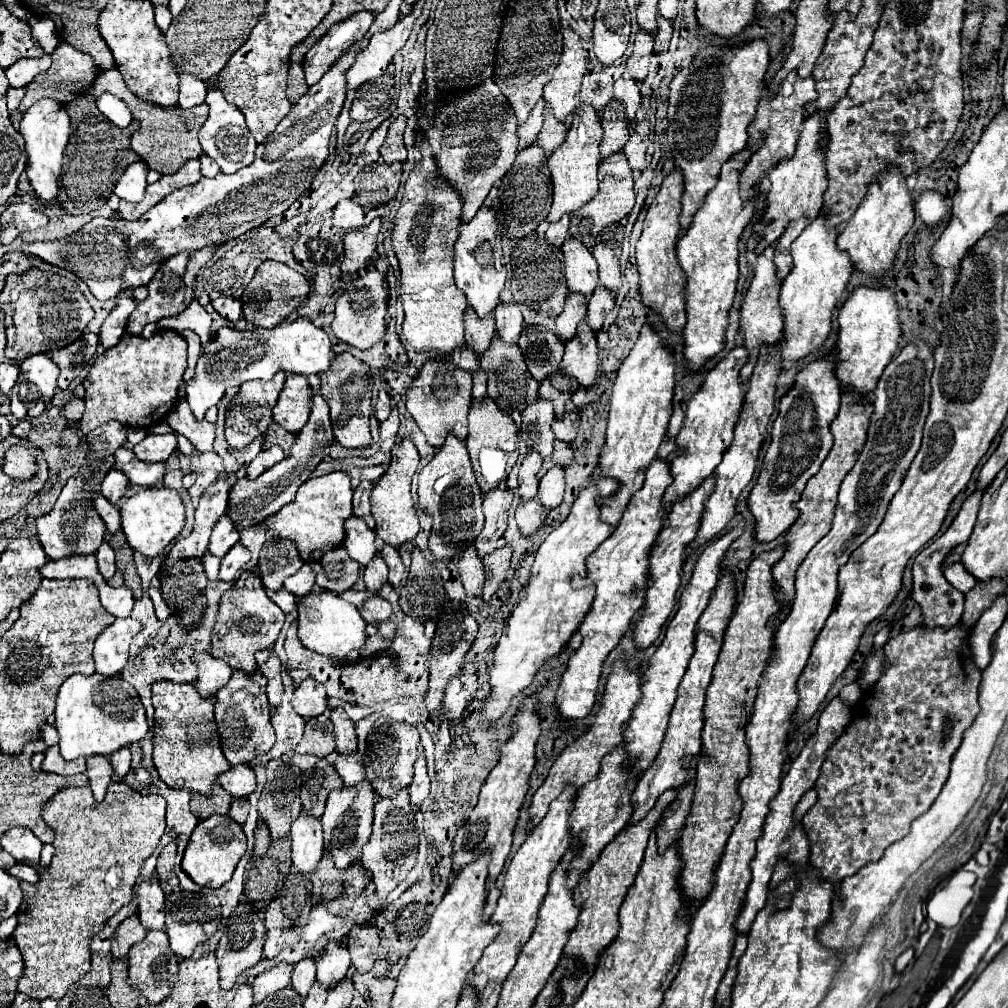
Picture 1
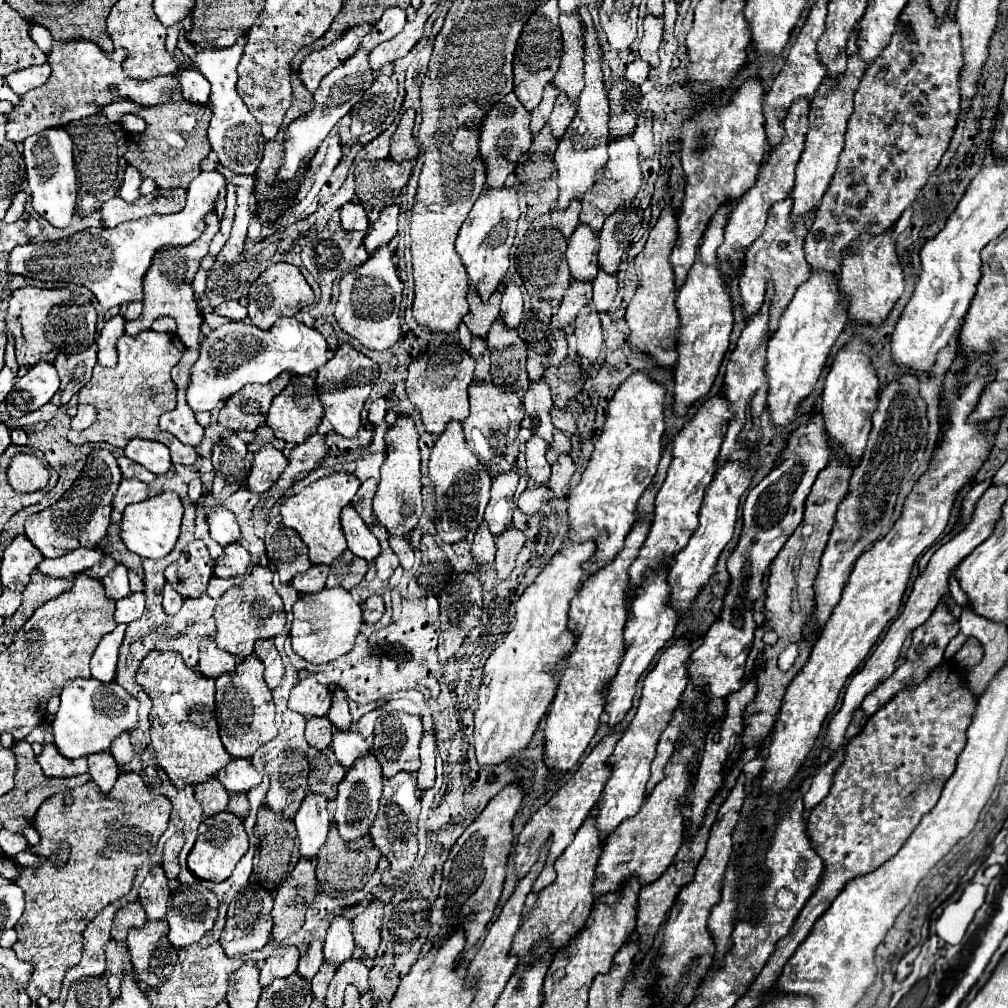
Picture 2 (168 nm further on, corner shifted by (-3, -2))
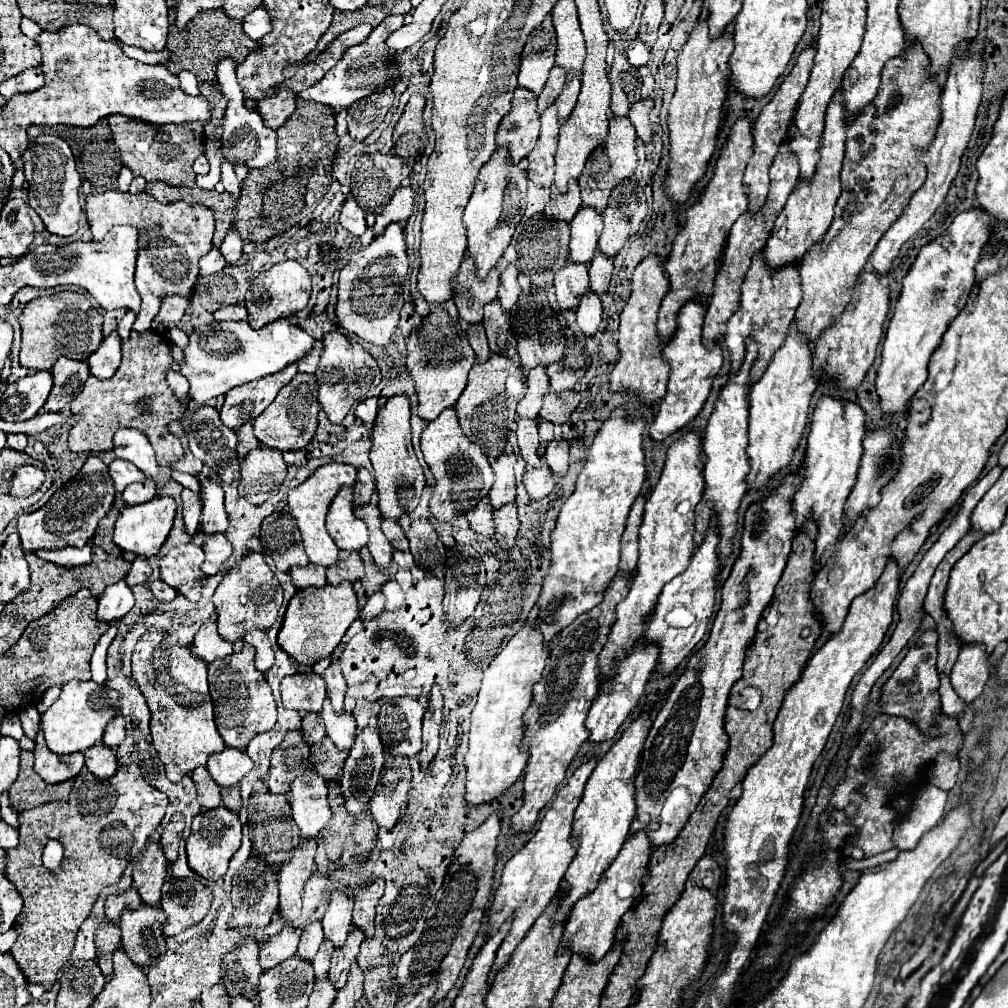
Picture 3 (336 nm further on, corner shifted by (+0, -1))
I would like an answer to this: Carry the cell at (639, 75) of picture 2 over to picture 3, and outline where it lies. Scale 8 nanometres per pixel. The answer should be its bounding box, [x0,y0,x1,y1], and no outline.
[628,39,650,67]

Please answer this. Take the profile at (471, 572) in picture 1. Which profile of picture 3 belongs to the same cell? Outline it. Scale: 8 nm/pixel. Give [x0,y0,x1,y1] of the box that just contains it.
[470,497,494,535]

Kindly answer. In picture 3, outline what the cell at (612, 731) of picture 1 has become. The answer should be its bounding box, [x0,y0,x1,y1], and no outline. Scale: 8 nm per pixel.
[488,759,596,985]

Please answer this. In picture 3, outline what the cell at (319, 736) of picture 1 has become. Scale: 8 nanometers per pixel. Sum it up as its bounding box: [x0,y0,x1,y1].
[302,713,326,745]

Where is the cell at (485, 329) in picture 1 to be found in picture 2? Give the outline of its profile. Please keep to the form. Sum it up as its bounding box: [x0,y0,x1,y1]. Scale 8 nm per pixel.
[463,286,501,338]

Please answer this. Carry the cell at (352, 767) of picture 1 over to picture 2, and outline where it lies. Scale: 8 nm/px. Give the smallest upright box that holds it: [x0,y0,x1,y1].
[331,728,369,770]

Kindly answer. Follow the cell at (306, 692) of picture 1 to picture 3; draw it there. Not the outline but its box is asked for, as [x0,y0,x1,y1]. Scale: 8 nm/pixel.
[280,673,326,711]

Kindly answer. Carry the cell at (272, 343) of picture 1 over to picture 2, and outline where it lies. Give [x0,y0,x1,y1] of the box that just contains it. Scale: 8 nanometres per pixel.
[187,318,327,412]

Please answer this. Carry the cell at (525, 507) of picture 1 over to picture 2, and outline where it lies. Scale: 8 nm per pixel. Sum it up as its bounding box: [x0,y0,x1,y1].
[517,484,551,514]

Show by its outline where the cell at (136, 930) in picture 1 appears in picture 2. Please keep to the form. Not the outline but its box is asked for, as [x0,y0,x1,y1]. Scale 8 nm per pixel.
[111,902,147,942]

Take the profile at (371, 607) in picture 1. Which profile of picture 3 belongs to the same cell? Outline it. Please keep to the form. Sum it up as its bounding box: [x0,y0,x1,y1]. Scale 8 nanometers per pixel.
[360,591,386,621]

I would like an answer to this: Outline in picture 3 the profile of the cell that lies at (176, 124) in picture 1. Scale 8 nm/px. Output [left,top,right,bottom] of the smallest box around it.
[108,115,204,187]

